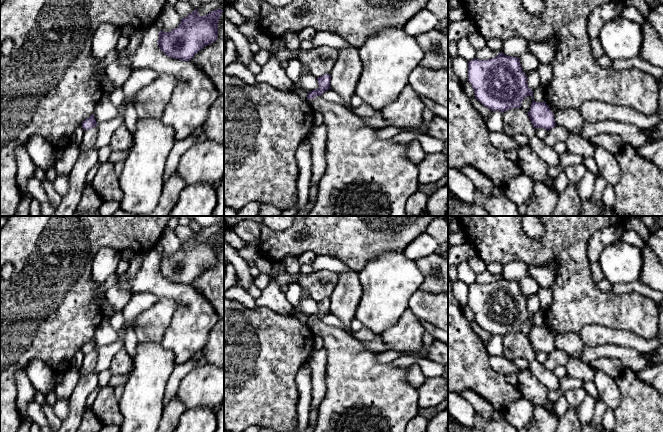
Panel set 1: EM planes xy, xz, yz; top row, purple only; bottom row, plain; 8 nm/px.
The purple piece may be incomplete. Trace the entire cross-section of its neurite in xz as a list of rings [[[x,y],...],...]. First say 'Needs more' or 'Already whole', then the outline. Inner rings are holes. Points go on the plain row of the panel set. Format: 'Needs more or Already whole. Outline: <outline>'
Already whole. Outline: [[[324,298],[321,301],[317,302],[317,304],[318,304],[319,312],[308,316],[307,324],[313,323],[317,320],[321,320],[326,314],[331,313],[331,310],[330,310],[331,300],[330,300],[330,298]]]

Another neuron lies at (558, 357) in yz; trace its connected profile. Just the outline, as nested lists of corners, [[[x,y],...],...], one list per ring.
[[[556,349],[554,352],[548,355],[547,360],[543,363],[543,366],[549,370],[553,371],[555,367],[559,365],[566,365],[569,360],[569,355],[559,349]]]

